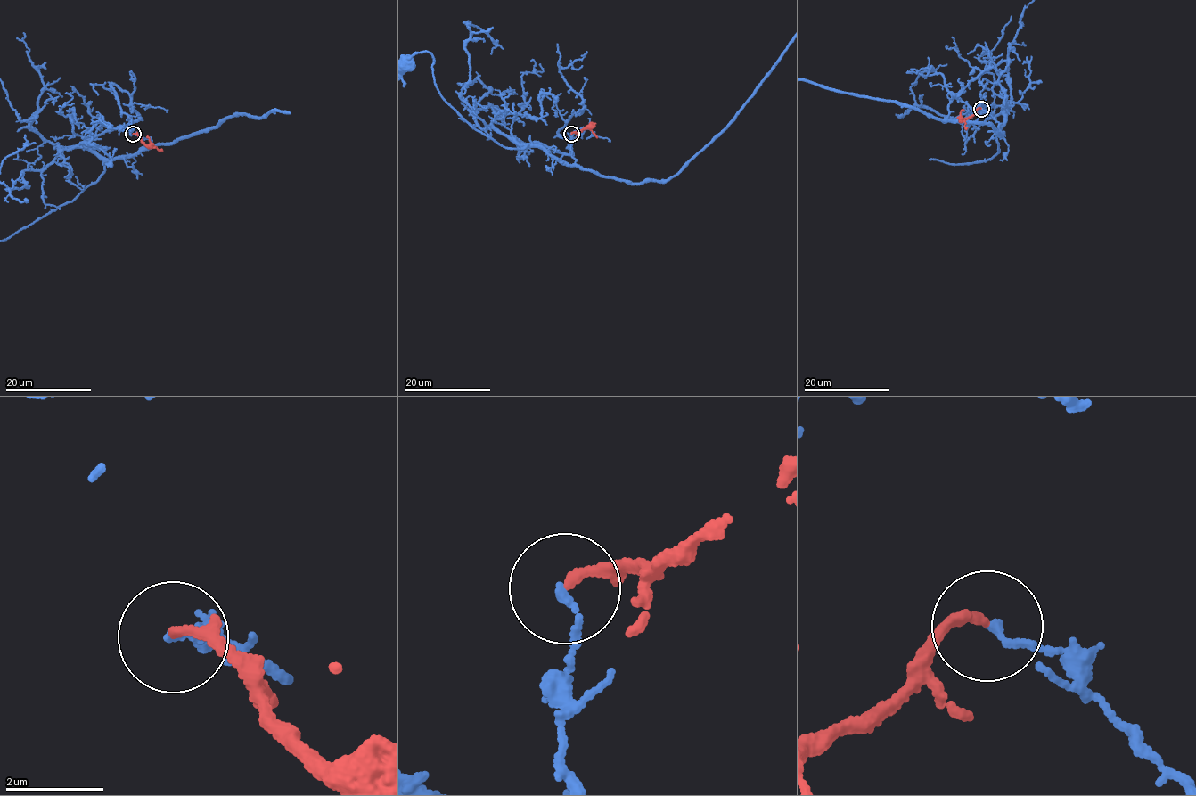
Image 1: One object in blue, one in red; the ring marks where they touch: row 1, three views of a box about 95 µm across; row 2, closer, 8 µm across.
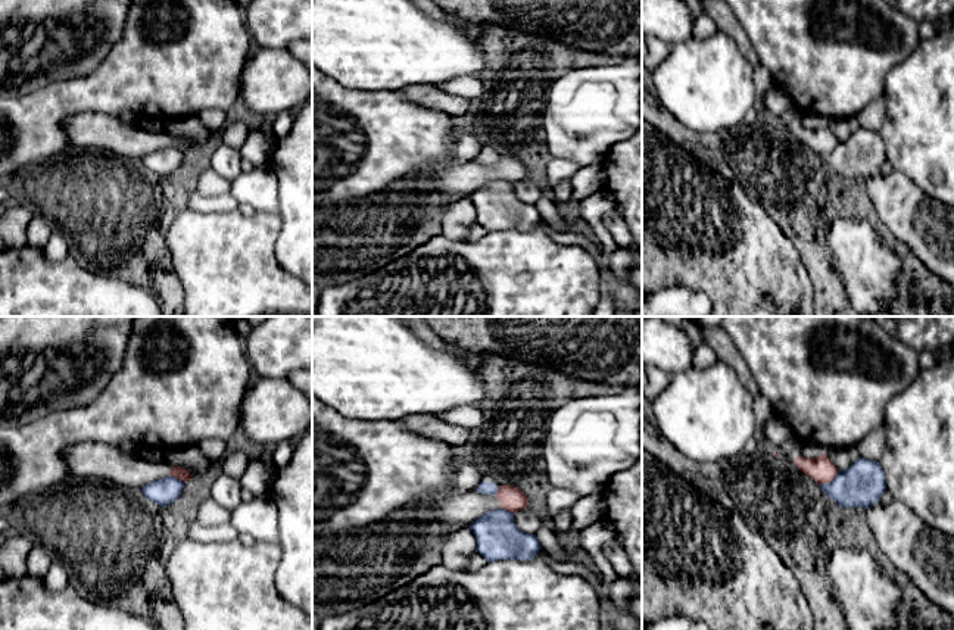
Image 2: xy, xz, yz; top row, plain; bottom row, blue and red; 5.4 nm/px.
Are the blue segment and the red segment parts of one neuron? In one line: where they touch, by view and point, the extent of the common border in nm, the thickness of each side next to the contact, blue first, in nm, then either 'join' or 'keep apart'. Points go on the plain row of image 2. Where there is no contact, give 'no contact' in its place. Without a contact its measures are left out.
yz (831, 152) | 140 nm | 240/150 nm | keep apart

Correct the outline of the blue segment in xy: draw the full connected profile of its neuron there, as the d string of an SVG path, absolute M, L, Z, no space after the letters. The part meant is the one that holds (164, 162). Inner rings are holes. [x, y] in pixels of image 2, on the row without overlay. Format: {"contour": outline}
{"contour": "M168 146L165 149L159 149L152 153L147 153L141 159L141 162L149 171L155 172L156 175L168 177L180 168L184 155L186 155L184 152L172 146Z"}

